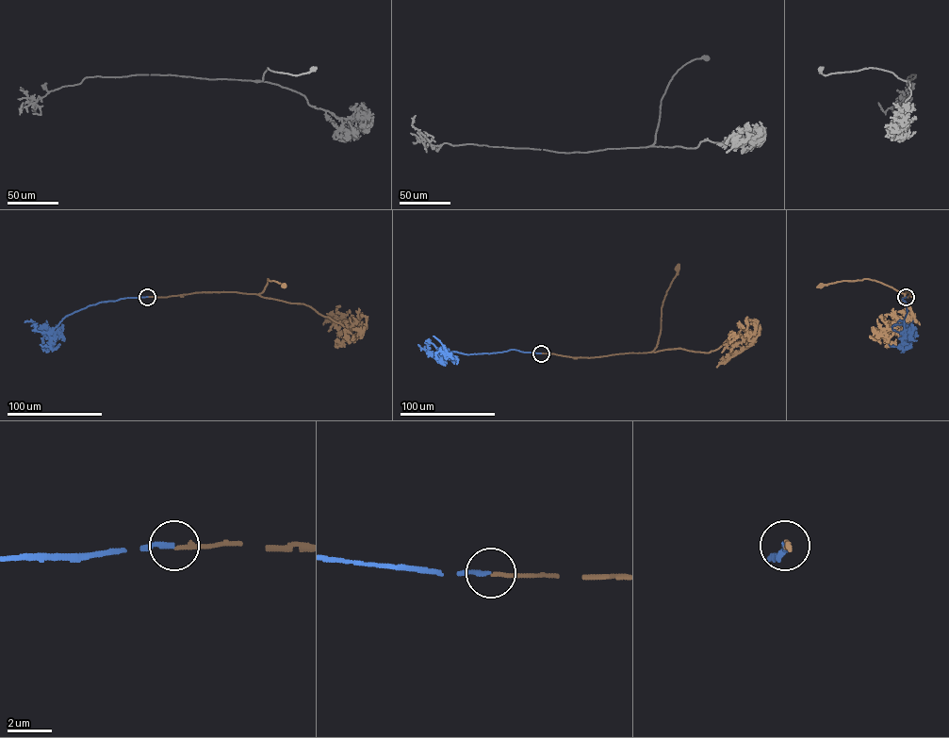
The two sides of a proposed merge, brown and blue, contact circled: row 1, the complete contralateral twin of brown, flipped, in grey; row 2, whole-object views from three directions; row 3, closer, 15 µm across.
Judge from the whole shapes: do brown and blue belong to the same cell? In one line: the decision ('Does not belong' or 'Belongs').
Belongs

